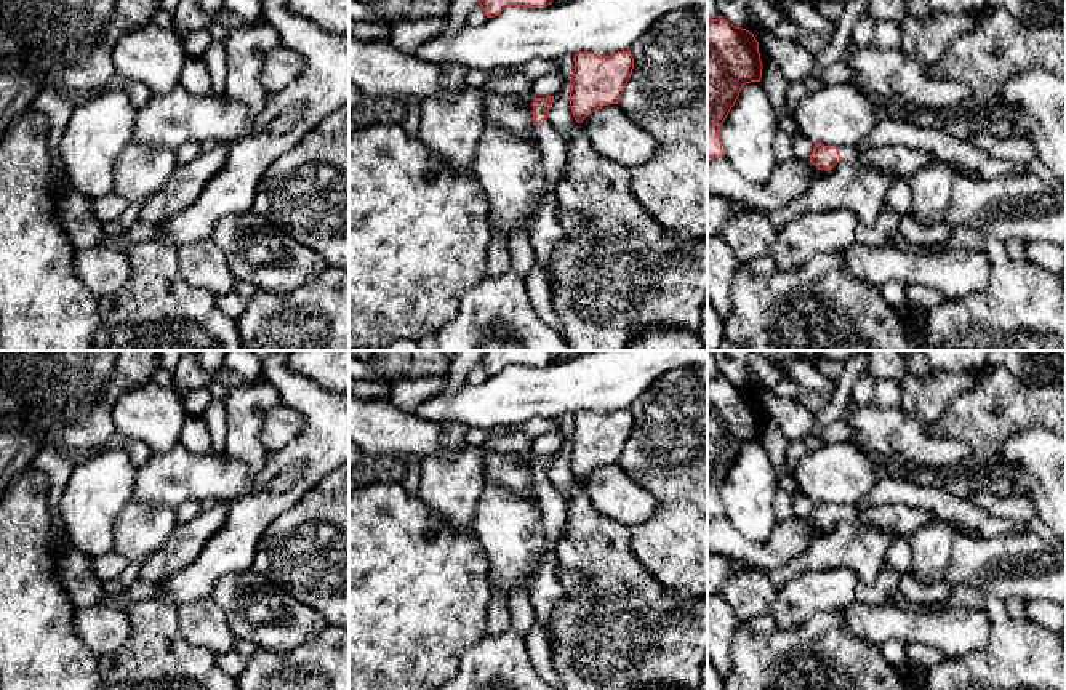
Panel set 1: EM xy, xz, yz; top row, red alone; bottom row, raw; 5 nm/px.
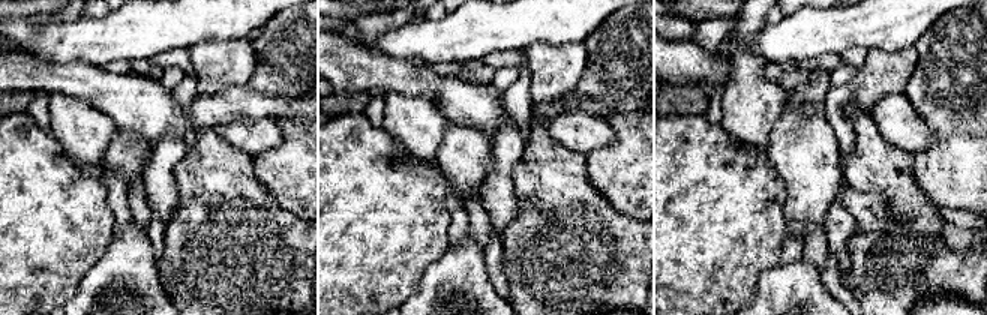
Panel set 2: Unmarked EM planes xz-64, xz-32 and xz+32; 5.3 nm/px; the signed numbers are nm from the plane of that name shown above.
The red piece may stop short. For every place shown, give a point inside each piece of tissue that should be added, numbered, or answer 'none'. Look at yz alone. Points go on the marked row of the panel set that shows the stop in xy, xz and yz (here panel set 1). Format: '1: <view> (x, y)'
1: yz (887, 132)

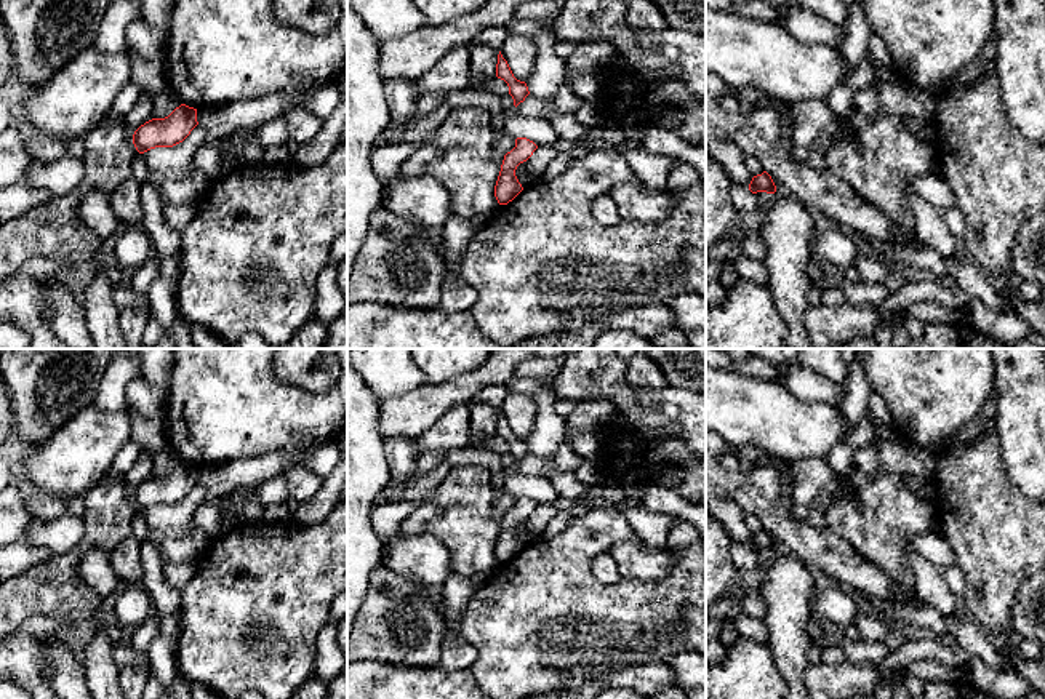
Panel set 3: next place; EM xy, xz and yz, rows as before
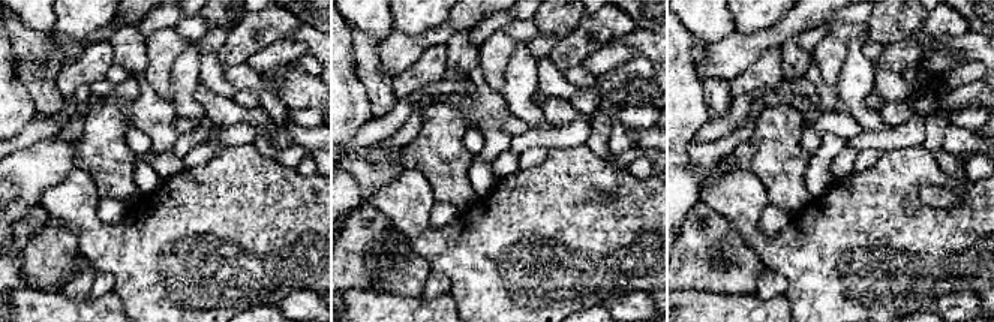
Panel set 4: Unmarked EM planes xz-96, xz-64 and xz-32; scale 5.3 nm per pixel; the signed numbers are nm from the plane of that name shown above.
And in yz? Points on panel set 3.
none

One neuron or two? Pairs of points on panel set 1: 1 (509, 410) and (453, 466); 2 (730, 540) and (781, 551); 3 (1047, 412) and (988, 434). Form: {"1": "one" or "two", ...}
{"1": "two", "2": "one", "3": "one"}

